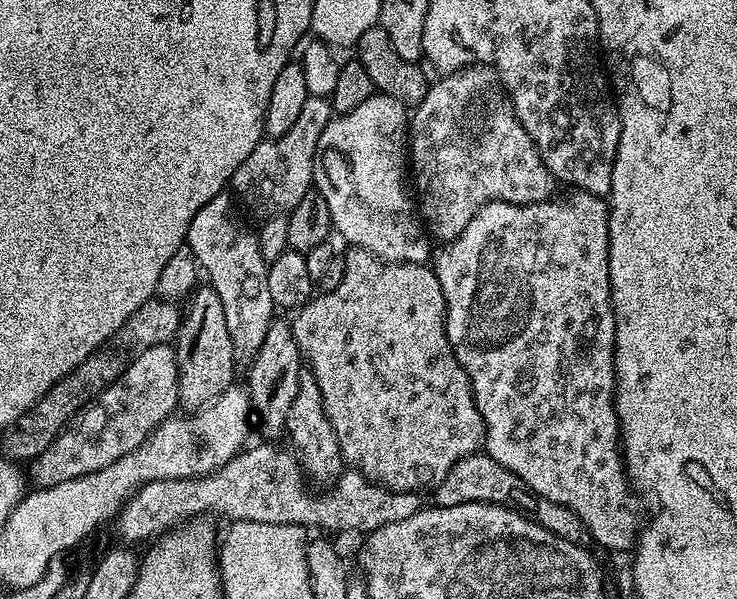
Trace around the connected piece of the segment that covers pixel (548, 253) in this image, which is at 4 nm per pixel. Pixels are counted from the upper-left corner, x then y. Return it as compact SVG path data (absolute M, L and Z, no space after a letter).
M572 190L569 193L561 204L559 199L553 198L537 204L511 204L495 200L482 206L482 210L470 218L470 226L462 230L458 239L445 243L441 247L444 249L435 253L434 271L448 307L444 329L452 353L466 370L468 380L472 383L472 397L484 419L483 447L487 455L492 456L494 462L518 474L518 478L522 478L522 482L526 482L526 486L530 486L530 490L542 498L550 498L550 502L558 502L574 510L593 541L596 539L602 547L612 552L631 553L638 543L638 527L636 516L628 505L630 481L620 442L620 419L616 417L616 315L612 309L608 261L608 206L601 197L589 192Z

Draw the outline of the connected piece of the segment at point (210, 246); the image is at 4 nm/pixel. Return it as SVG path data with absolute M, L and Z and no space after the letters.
M227 191L220 192L190 222L186 245L196 257L199 271L206 277L207 283L216 291L218 298L222 298L222 310L226 314L226 330L230 330L230 342L236 351L236 359L240 362L251 361L258 346L262 346L262 338L266 338L266 330L274 319L274 305L270 298L270 286L266 286L269 261L264 259L260 252L260 242L255 231L252 232L240 221L238 204Z

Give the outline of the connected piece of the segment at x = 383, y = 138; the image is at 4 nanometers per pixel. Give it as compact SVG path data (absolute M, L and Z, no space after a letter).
M383 94L366 98L366 102L354 106L354 110L333 115L318 139L312 183L315 191L326 198L333 229L337 233L340 231L346 243L352 244L348 246L394 264L428 264L434 252L433 241L422 223L417 201L406 179L410 172L409 157L400 153L400 143L403 140L405 143L409 128L410 116L405 105Z

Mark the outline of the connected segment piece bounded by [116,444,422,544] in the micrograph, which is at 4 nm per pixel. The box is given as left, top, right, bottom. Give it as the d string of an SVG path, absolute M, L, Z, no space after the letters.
M268 444L260 446L248 446L230 460L226 466L220 467L206 476L194 479L158 479L146 483L137 493L129 497L127 503L121 508L116 532L119 538L126 544L136 544L144 540L162 536L165 532L172 531L188 520L206 515L220 514L226 520L244 521L270 521L282 525L298 525L303 528L318 526L328 530L340 530L342 532L360 532L367 534L392 522L405 521L419 512L422 507L419 493L394 492L383 485L372 483L365 479L360 472L350 468L338 475L333 483L334 490L316 496L307 490L307 479L300 467L299 461L293 453L288 453Z

